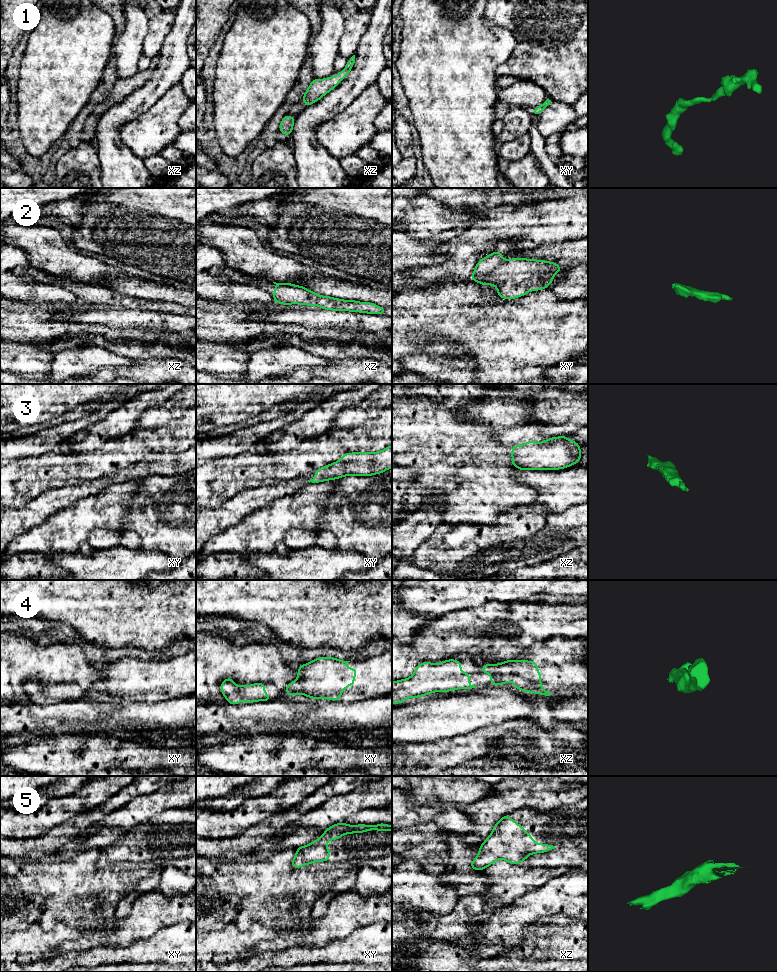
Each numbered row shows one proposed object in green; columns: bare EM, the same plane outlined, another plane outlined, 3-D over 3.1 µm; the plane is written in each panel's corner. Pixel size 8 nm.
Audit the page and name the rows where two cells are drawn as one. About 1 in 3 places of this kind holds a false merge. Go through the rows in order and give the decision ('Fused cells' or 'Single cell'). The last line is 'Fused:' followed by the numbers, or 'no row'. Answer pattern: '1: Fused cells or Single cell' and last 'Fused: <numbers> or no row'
1: Single cell
2: Single cell
3: Single cell
4: Single cell
5: Single cell
Fused: no row

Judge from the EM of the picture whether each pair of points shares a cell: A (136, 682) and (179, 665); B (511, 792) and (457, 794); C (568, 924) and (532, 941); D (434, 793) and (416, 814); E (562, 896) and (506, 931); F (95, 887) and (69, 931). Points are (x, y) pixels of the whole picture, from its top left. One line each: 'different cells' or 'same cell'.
A: same cell
B: different cells
C: same cell
D: different cells
E: same cell
F: different cells

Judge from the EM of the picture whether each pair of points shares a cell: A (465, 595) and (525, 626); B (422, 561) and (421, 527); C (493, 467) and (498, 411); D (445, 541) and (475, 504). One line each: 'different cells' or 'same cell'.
A: different cells
B: different cells
C: different cells
D: different cells

